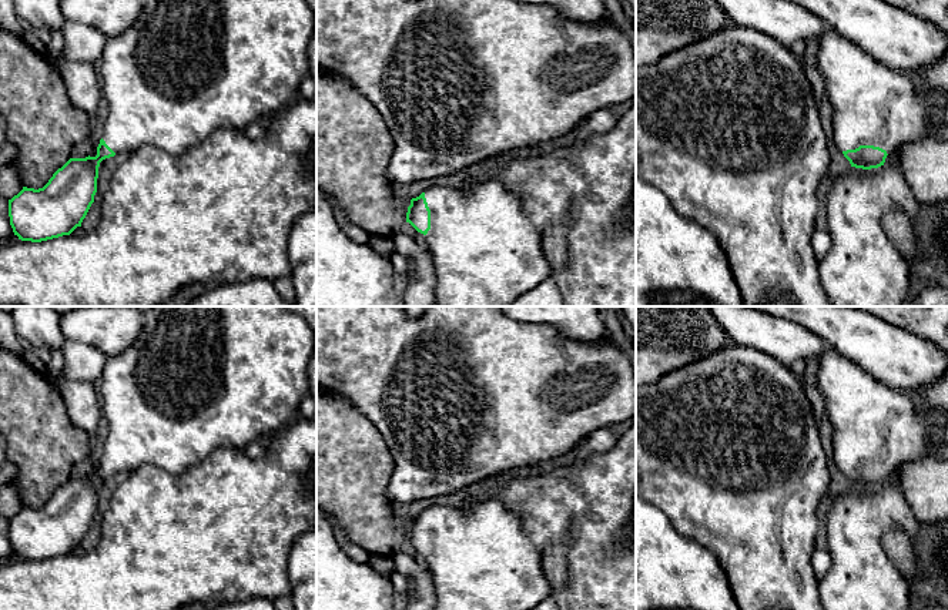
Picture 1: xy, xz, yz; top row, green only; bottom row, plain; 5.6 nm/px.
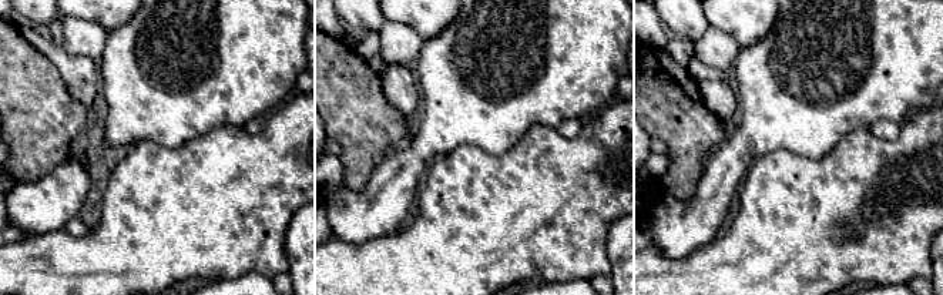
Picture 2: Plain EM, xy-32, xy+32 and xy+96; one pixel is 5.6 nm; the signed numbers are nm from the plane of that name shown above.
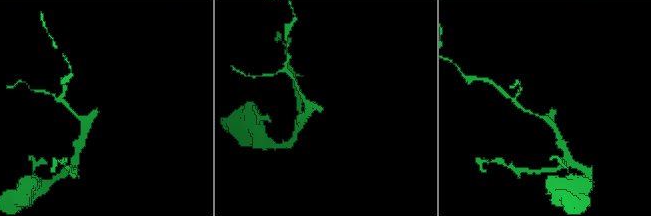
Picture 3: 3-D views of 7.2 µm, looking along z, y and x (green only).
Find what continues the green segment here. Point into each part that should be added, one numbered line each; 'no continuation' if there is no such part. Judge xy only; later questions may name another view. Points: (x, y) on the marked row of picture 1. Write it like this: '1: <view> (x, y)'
1: xy (184, 69)

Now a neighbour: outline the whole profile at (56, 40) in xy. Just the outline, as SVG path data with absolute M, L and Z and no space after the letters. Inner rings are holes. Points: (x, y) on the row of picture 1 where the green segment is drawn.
M53 30L47 34L48 50L51 56L63 54L64 48L64 36L61 30Z

